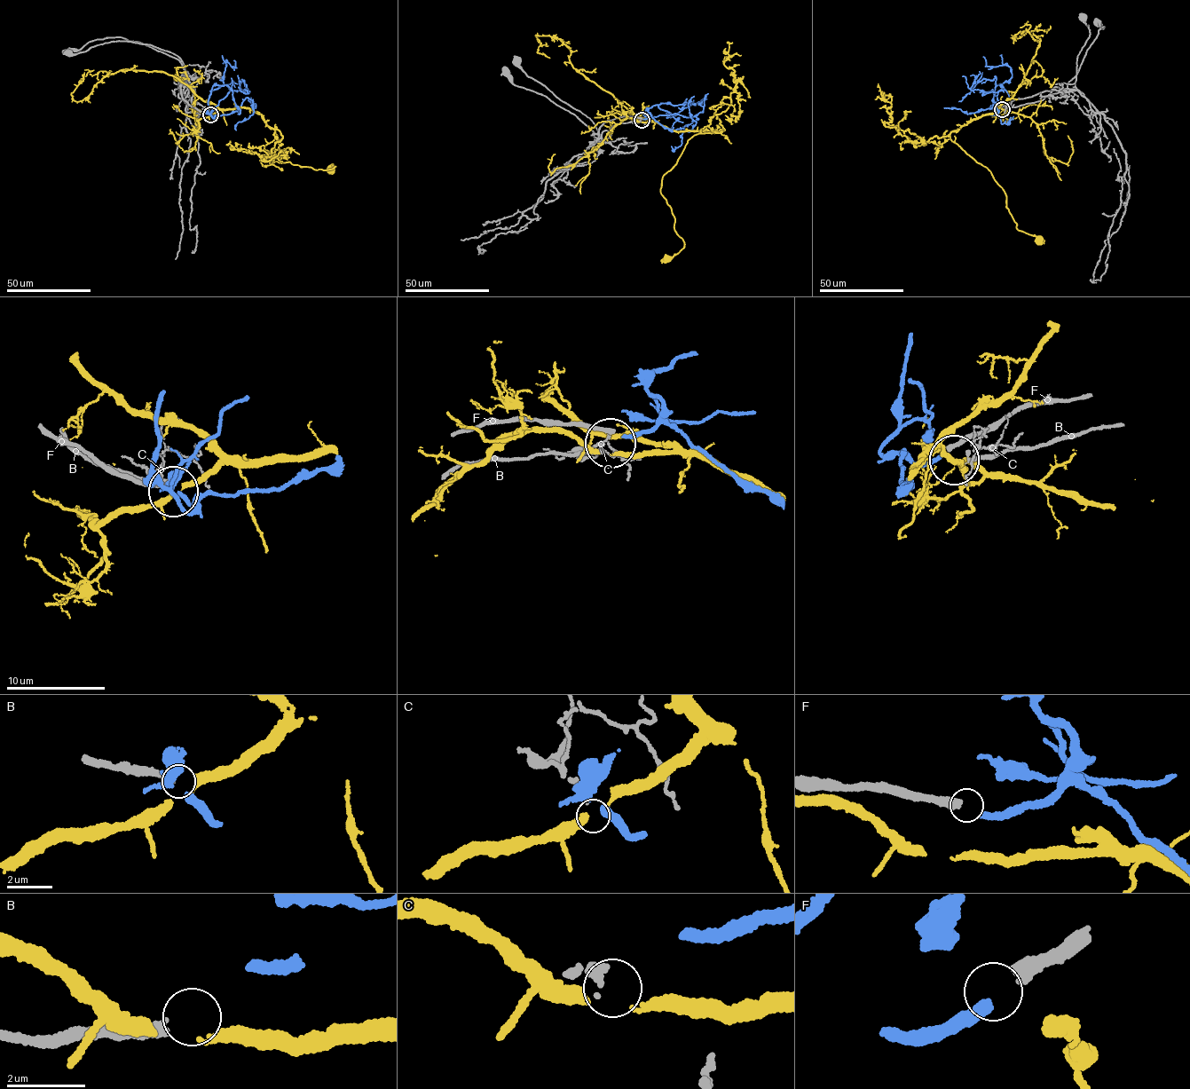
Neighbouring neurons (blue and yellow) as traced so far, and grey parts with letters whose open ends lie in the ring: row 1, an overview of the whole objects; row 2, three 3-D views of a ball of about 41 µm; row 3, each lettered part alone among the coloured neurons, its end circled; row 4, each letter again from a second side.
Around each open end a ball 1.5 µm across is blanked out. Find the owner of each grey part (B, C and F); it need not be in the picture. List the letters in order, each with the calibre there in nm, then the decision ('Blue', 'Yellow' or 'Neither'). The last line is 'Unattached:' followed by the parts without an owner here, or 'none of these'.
B: Thickness 280 nm. Neither
C: Thickness 70 nm. Neither
F: Thickness 400 nm. Blue
Unattached: B, C

